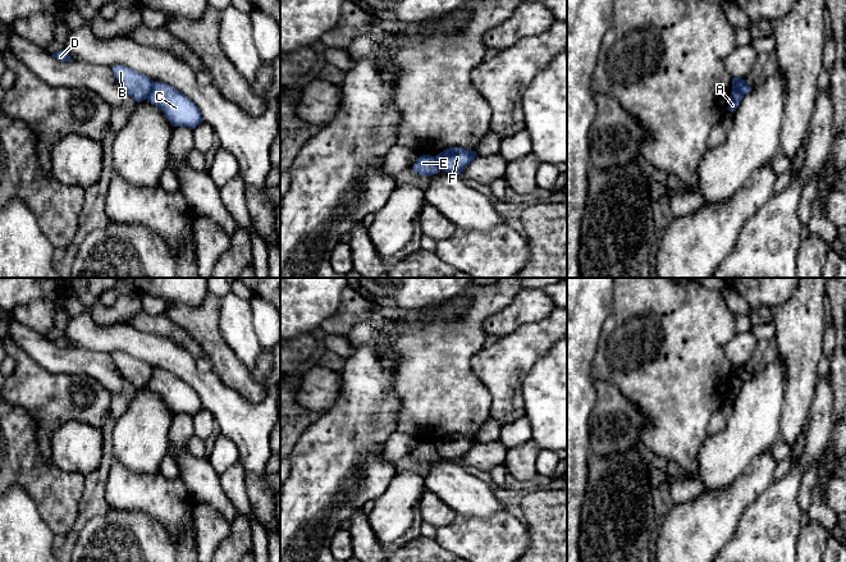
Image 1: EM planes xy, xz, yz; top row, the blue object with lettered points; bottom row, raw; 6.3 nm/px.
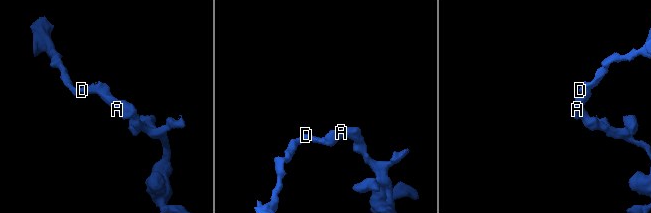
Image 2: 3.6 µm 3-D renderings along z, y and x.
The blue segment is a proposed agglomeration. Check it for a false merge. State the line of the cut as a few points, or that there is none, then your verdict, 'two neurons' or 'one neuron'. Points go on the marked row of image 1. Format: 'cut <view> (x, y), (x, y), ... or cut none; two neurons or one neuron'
cut xy (154, 82), (146, 97); two neurons

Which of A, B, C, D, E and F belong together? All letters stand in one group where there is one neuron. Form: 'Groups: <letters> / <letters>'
Groups: A C F / B D E

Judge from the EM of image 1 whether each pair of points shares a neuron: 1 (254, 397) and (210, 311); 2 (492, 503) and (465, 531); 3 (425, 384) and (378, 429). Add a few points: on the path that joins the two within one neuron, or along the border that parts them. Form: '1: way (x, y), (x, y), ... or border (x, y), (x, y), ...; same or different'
1: way (236, 375), (211, 342), (210, 333); same
2: border (504, 510), (486, 517), (458, 515); different
3: border (393, 379), (393, 391), (399, 401), (396, 430); different

